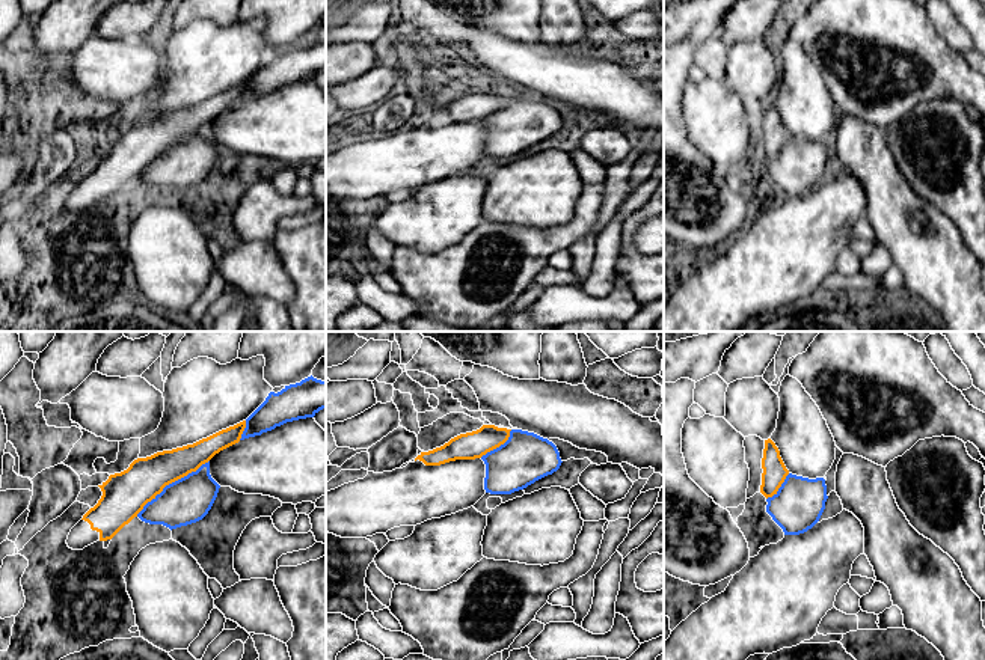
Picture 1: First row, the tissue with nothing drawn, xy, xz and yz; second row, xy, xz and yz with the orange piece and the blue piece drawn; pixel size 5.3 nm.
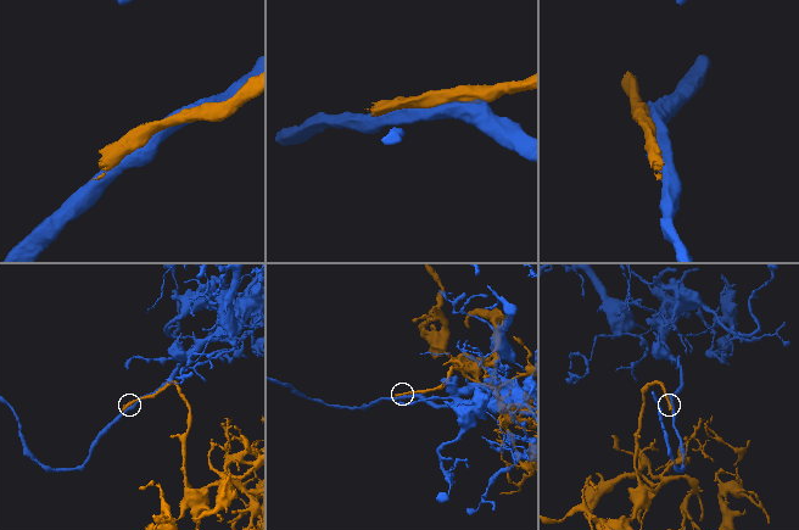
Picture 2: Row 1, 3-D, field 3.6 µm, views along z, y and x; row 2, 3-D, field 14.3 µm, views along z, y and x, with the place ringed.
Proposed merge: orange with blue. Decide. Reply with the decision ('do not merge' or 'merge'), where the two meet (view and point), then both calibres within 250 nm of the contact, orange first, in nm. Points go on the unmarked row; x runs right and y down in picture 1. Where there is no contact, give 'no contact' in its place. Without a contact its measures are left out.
merge | xy (171, 145) | 240/240 nm

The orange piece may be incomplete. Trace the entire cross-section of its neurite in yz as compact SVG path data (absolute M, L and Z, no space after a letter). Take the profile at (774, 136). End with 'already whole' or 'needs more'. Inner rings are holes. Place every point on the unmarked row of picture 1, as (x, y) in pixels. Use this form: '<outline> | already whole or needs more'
M765 102L760 155L766 160L766 175L784 197L799 197L821 181L827 158L824 140L809 142L792 137L775 105Z | needs more

